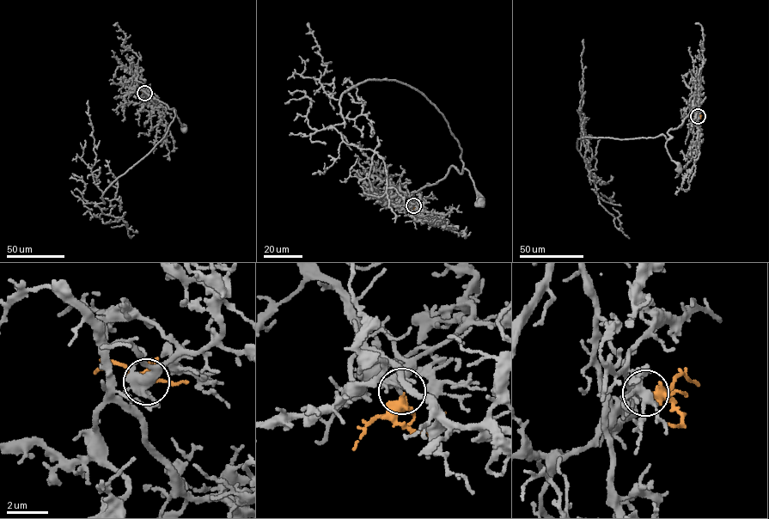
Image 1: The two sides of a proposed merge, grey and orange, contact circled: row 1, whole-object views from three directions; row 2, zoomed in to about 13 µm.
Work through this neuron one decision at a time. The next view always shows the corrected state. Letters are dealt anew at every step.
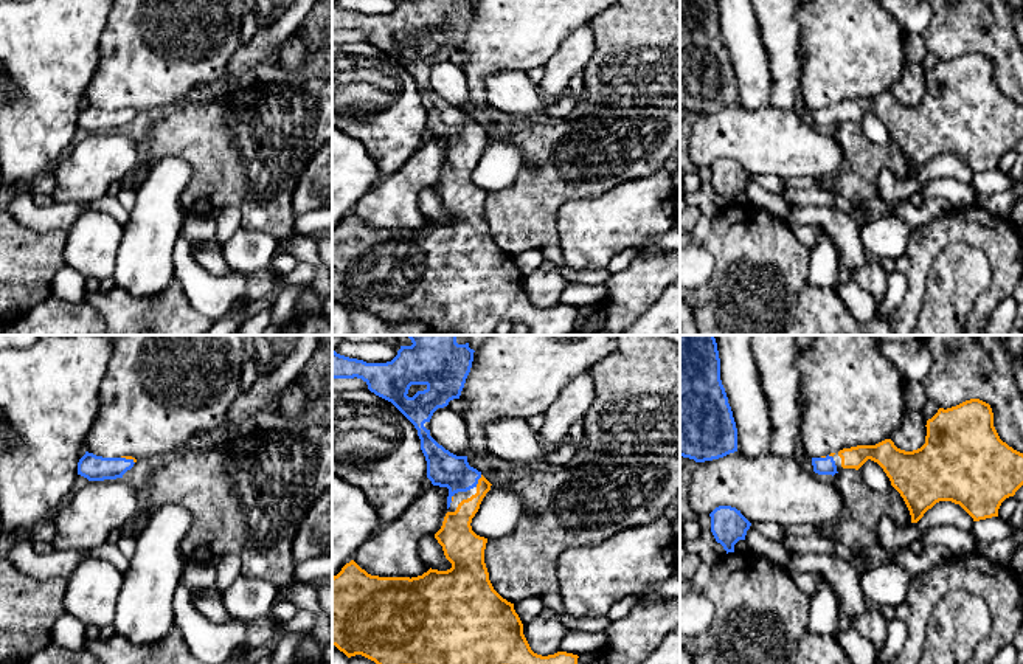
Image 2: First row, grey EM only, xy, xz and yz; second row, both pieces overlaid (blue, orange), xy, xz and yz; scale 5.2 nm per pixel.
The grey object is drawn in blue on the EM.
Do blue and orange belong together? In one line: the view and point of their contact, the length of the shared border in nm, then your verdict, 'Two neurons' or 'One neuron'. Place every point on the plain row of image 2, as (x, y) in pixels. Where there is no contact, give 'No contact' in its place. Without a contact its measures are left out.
Touches blue at xz (477, 134). Shared border 70 nm. One neuron

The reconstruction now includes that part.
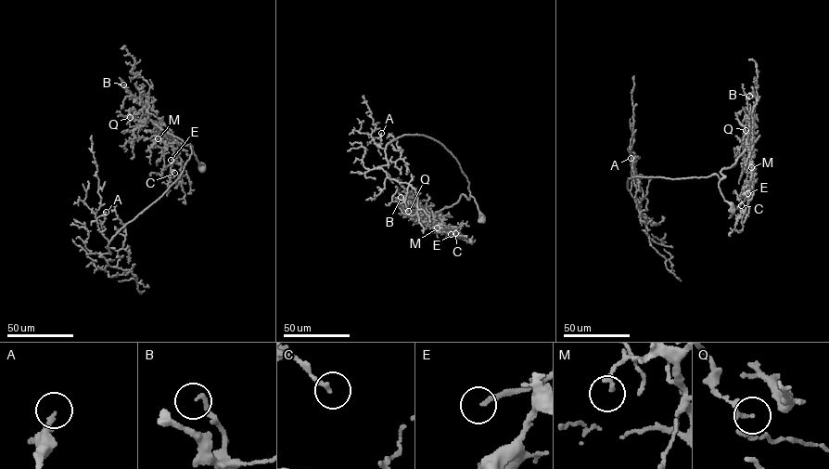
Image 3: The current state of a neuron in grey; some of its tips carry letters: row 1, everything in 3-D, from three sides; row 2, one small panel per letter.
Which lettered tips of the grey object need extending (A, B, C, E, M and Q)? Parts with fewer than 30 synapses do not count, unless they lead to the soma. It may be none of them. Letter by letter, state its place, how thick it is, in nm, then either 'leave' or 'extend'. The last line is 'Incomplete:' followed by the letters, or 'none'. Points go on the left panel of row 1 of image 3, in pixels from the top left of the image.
A: (106, 212) | 170 nm | leave
B: (123, 84) | 140 nm | extend
C: (174, 173) | 150 nm | leave
E: (171, 160) | 170 nm | extend
M: (158, 138) | 160 nm | leave
Q: (130, 117) | 130 nm | leave
Incomplete: B, E

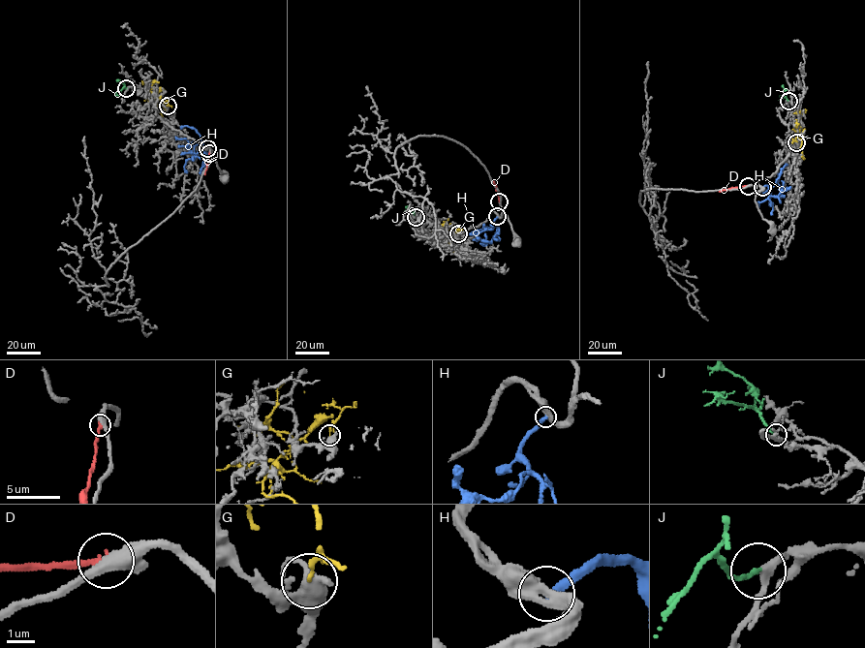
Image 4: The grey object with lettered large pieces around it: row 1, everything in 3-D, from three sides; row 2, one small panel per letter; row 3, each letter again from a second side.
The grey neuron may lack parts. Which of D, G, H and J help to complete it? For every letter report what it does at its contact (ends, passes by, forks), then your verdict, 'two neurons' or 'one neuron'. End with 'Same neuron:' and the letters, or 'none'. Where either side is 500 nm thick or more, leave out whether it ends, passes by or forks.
D: it ends | two neurons
G: it ends | two neurons
H: it ends | two neurons
J: it ends | one neuron
Same neuron: J

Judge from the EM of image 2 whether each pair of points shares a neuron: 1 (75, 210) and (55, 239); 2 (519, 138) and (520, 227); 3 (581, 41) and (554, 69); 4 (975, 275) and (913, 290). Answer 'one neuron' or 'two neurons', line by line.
1: two neurons
2: one neuron
3: one neuron
4: two neurons

